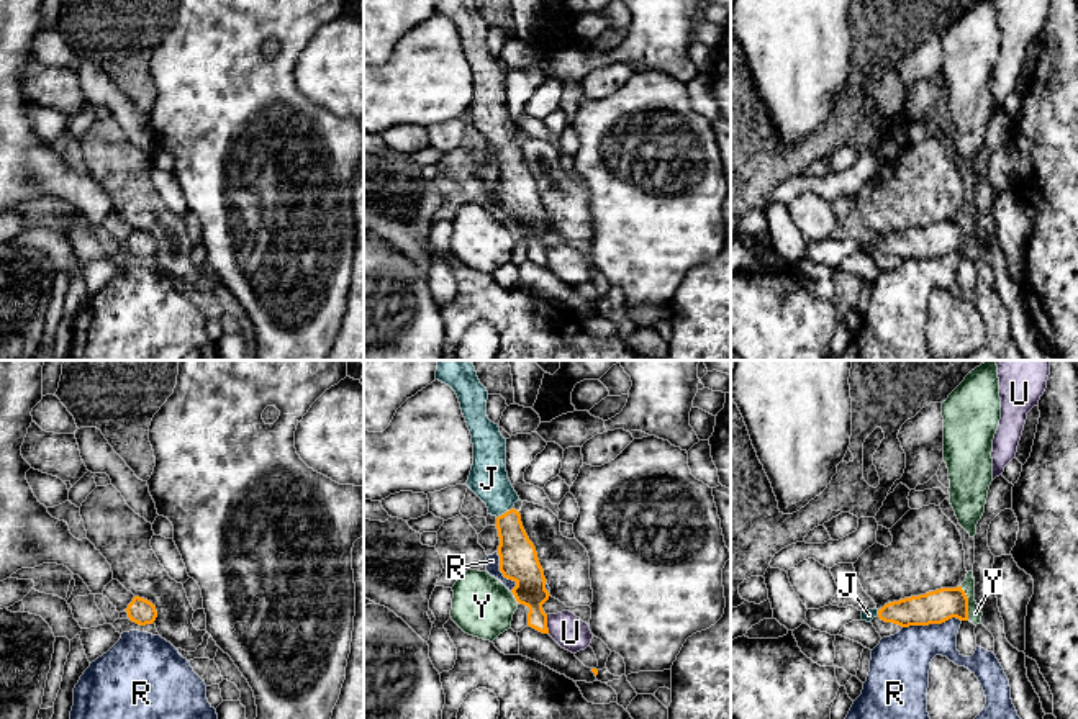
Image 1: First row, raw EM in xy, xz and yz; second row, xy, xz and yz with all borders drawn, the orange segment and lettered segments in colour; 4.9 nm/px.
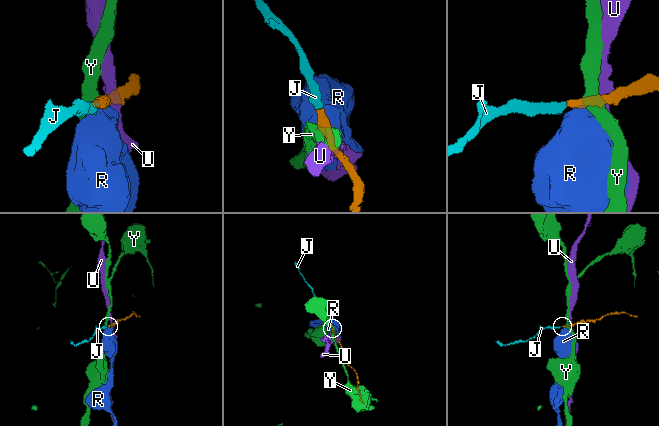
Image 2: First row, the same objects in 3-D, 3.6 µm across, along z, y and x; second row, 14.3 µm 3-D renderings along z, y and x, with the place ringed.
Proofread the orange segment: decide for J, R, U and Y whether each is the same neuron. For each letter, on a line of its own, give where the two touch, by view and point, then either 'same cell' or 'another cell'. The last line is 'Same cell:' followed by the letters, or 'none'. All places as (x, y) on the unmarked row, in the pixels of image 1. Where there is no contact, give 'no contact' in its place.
J: meets orange in xz at (505, 146); same cell
R: meets orange in yz at (931, 256); another cell
U: meets orange in xz at (546, 257); another cell
Y: meets orange in yz at (967, 236); another cell
Same cell: J

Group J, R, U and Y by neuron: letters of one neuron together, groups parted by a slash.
J / R / U / Y

